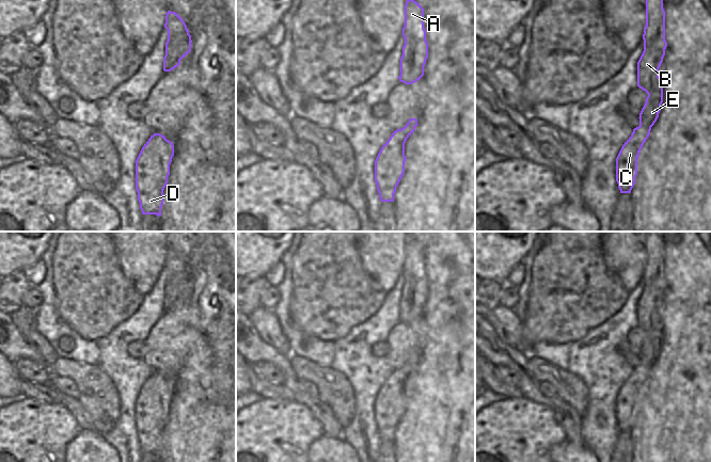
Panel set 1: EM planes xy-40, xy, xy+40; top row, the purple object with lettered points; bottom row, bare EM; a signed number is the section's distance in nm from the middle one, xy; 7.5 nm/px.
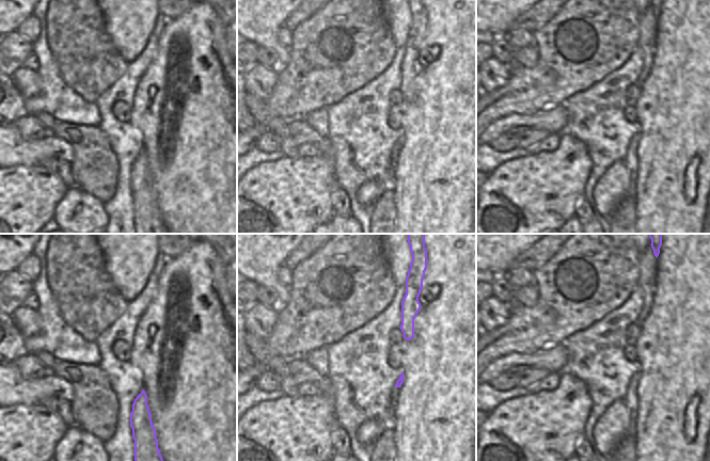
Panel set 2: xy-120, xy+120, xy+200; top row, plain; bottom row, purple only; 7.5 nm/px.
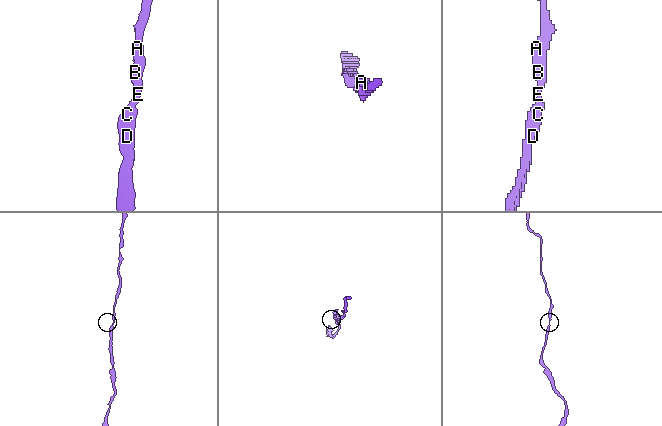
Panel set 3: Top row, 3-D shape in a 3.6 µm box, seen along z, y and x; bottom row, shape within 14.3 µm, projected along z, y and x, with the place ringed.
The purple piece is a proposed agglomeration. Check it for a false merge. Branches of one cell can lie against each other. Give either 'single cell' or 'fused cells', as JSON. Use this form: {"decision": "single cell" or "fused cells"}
{"decision": "single cell"}

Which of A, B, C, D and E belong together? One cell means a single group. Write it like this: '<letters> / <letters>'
A B C D E

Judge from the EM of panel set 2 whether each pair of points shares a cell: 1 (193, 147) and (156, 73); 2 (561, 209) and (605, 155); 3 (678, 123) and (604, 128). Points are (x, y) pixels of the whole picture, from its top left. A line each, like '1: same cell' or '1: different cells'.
1: same cell
2: different cells
3: different cells

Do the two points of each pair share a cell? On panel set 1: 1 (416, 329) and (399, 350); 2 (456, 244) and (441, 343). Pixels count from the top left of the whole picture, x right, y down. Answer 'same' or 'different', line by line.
1: same
2: same

